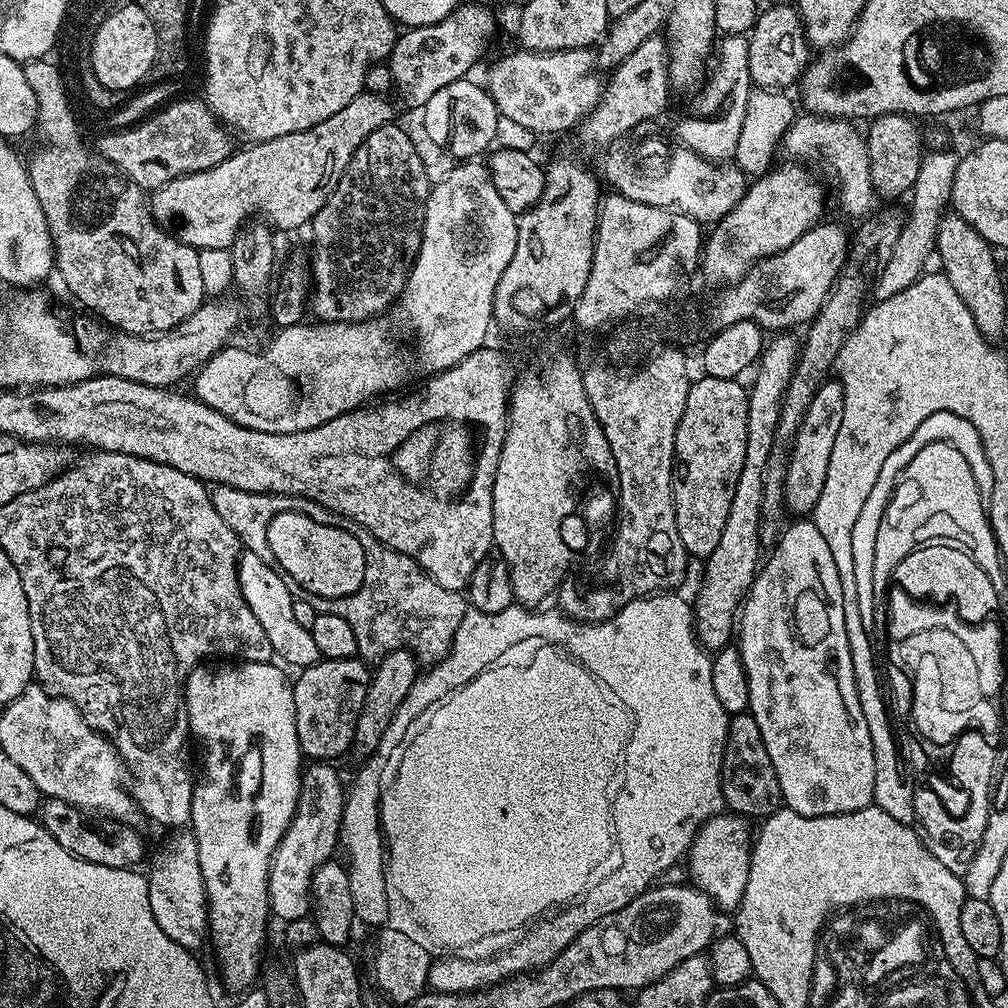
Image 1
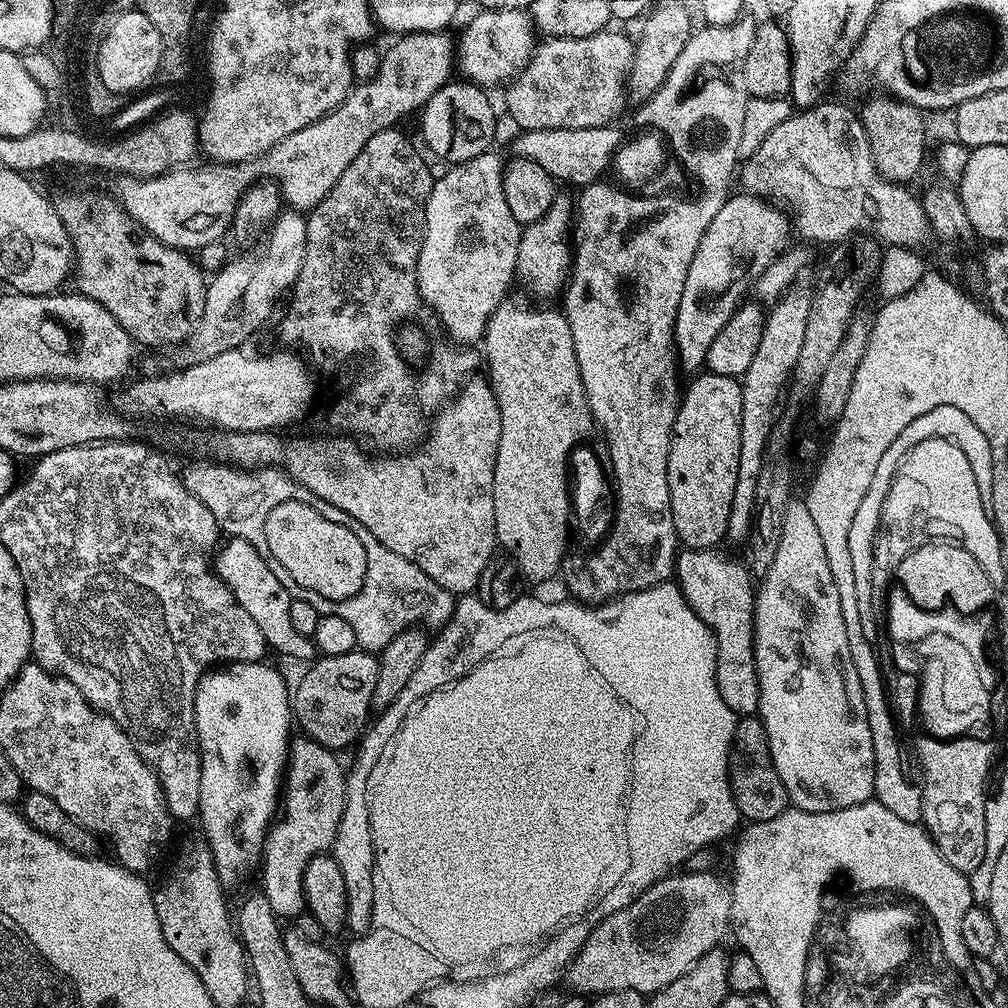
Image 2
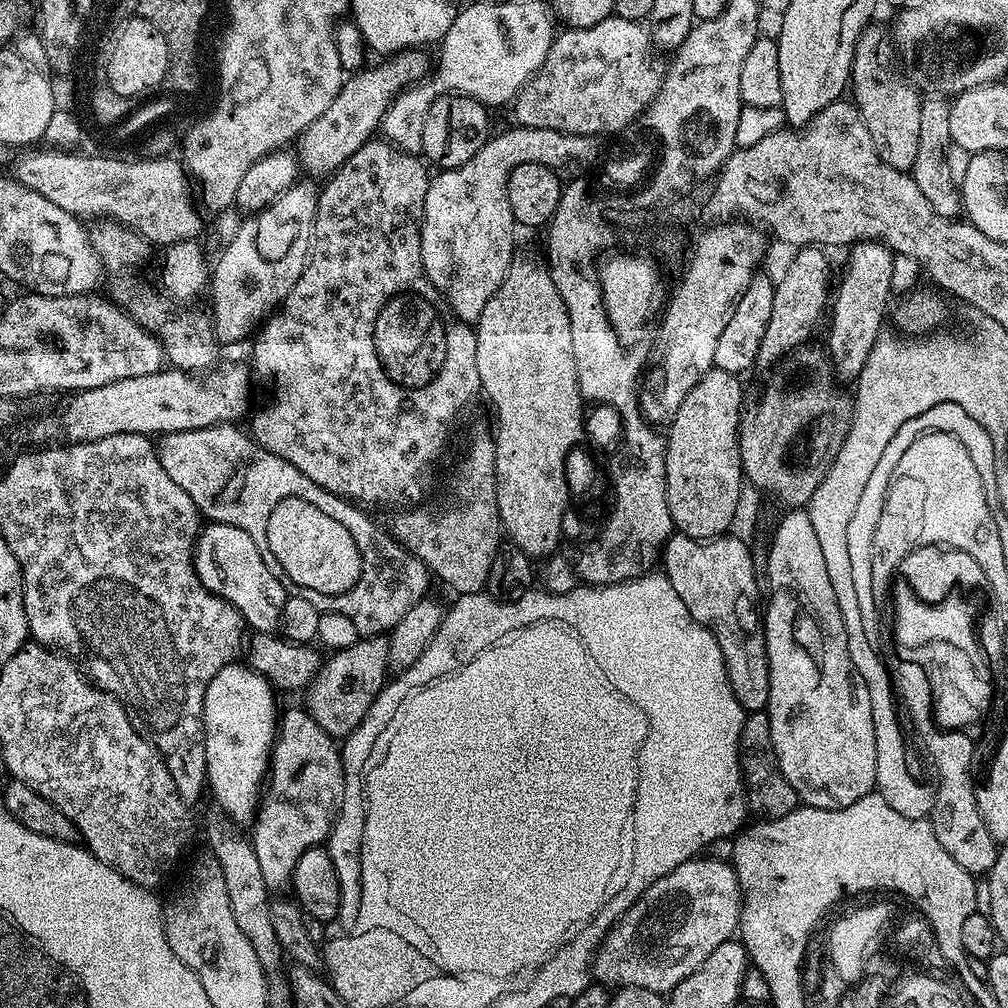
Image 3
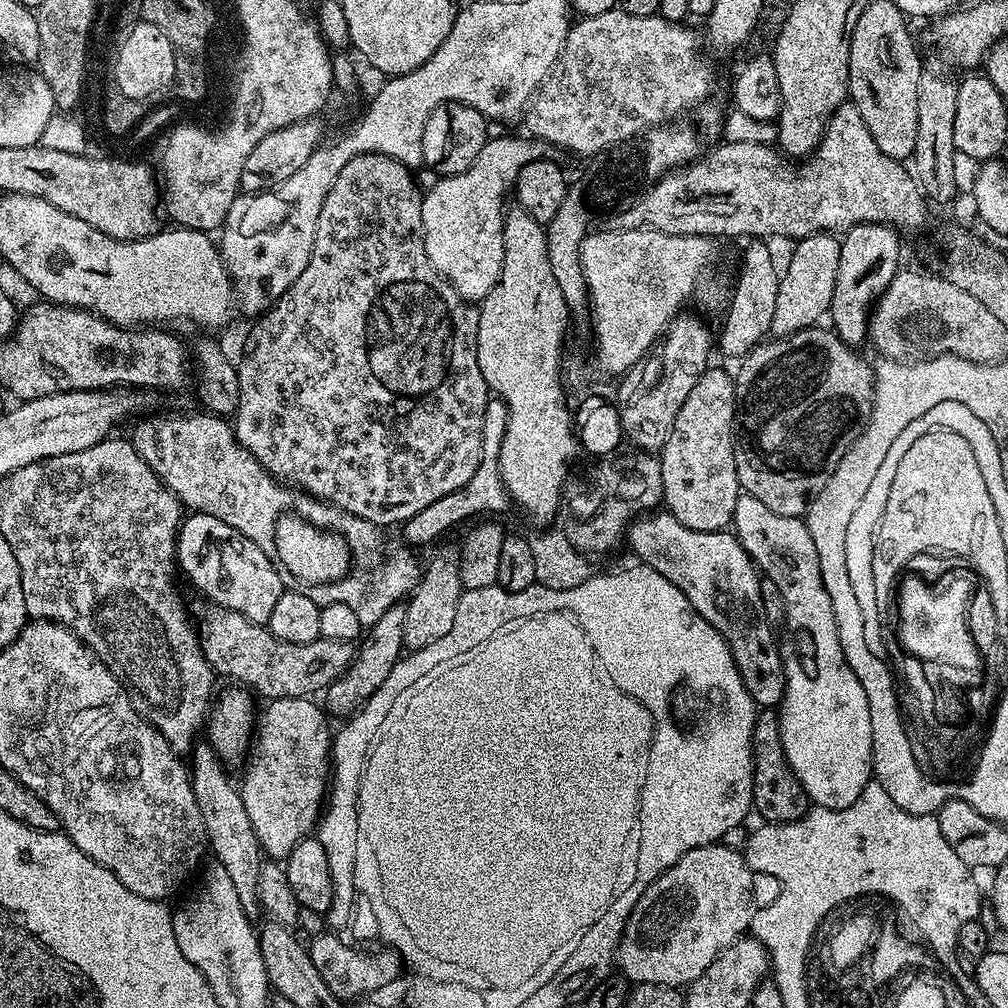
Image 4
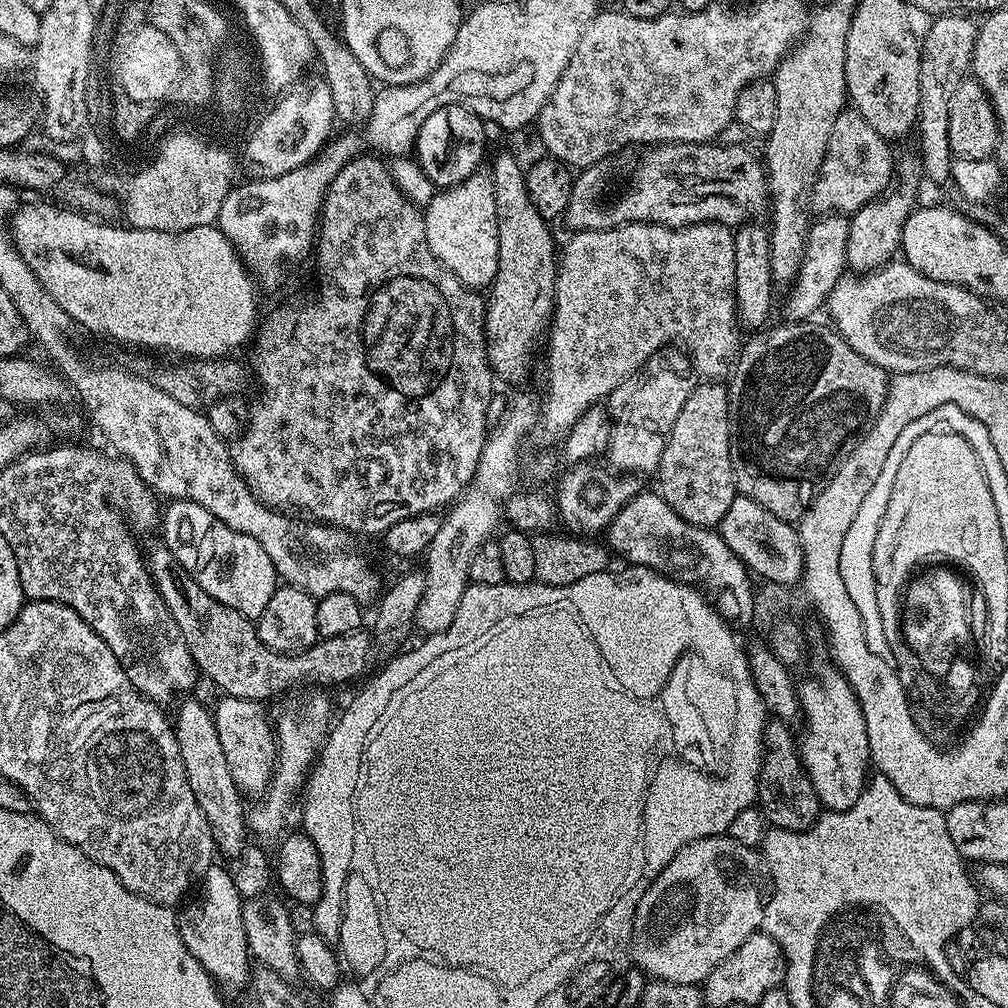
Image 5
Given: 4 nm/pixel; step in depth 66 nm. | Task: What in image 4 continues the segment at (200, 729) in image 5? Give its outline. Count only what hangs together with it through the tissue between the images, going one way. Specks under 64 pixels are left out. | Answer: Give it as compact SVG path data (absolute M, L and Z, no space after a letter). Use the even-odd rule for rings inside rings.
M200 742L190 753L190 779L194 798L198 802L198 810L202 814L204 829L208 835L208 848L214 855L215 863L221 864L234 882L234 890L238 894L238 902L249 918L261 915L260 899L256 896L258 874L262 863L262 851L251 825L249 815L240 797L239 787L228 777L225 761L207 742Z

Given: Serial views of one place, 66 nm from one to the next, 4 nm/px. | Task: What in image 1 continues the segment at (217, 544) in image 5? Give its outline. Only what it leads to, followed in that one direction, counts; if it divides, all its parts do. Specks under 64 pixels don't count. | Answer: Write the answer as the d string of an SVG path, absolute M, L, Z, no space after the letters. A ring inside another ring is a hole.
M249 551L241 555L240 563L236 565L236 573L242 590L242 598L246 598L246 606L254 610L254 618L258 618L266 638L270 638L273 653L277 657L281 656L279 659L285 665L293 664L296 670L309 668L310 665L319 662L322 657L318 645L314 643L312 630L306 626L298 626L297 620L294 619L292 605L294 598L290 590L286 590L286 582L282 582L282 578L278 578L278 574L274 574L274 570L270 570L270 566L266 566L266 562L258 558L258 554Z

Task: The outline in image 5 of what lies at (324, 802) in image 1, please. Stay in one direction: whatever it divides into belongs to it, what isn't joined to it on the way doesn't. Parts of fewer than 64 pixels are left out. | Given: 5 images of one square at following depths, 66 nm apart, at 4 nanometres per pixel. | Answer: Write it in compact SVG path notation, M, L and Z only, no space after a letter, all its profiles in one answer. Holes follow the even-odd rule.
M225 695L219 697L214 706L215 726L226 762L230 764L230 774L233 775L234 784L246 796L260 796L267 791L279 757L275 727L270 718L268 720L265 708L261 701Z

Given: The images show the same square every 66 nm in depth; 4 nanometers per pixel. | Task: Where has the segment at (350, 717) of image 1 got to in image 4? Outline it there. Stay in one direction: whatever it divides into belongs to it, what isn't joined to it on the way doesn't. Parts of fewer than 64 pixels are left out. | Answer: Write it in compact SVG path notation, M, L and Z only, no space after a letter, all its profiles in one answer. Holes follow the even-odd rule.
M397 606L386 610L386 614L382 614L380 621L367 629L366 635L359 641L356 656L350 662L350 666L328 687L327 711L332 716L334 714L341 718L353 715L371 698L374 690L378 690L378 686L386 682L390 670L394 670L404 651L404 609Z

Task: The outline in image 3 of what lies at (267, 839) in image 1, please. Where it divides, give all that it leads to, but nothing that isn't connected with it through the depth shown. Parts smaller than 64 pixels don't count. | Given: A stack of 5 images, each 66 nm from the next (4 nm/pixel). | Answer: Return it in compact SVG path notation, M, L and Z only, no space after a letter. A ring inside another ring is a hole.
M240 662L226 665L206 686L204 741L206 742L207 791L237 826L251 825L260 807L262 785L269 771L269 756L276 739L278 710L268 679Z

